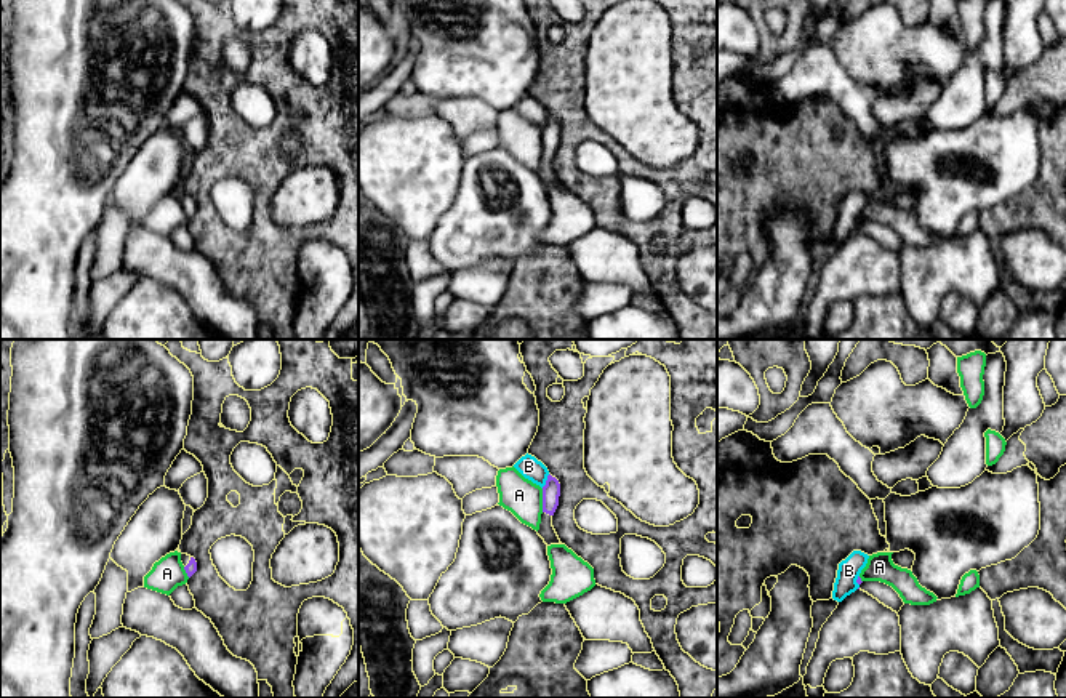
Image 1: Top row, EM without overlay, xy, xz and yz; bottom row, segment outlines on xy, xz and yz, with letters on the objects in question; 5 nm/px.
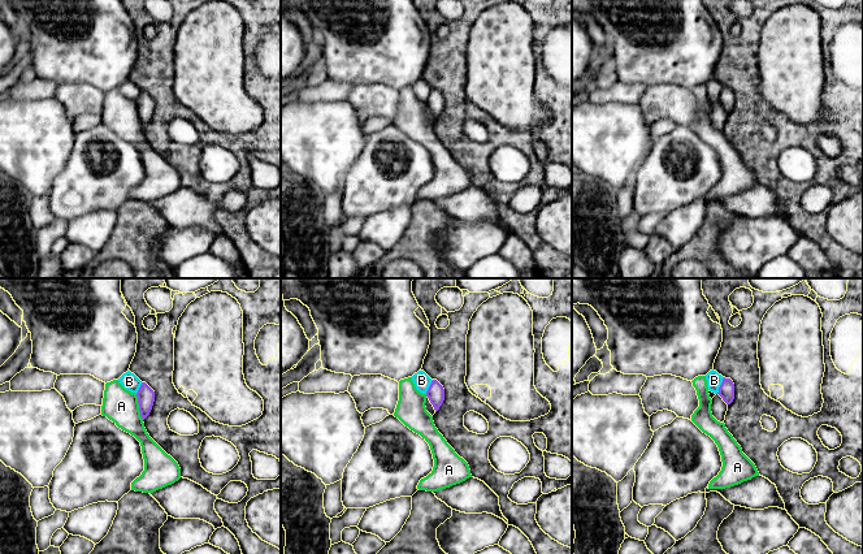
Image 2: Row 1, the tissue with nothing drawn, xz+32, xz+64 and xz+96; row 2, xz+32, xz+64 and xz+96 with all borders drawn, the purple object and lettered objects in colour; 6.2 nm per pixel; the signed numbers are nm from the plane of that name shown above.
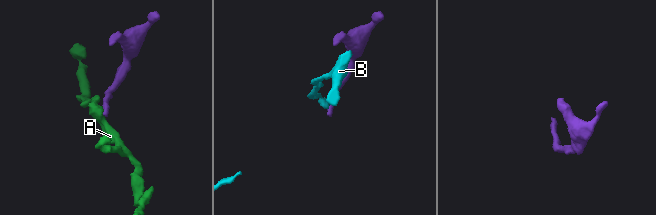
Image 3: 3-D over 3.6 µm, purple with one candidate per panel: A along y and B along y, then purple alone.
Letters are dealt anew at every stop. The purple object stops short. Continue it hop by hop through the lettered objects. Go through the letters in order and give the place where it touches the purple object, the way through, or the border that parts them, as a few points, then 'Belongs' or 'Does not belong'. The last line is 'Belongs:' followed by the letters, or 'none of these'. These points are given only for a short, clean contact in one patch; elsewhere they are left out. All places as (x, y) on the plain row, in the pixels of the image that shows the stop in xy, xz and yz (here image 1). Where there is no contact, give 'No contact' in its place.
A: Touches purple at xz (543, 141). Boundary: xz (541, 130), (543, 152). Does not belong
B: Touches purple at xz (546, 122). Boundary: xz (549, 116), (541, 128). Does not belong
Belongs: none of these

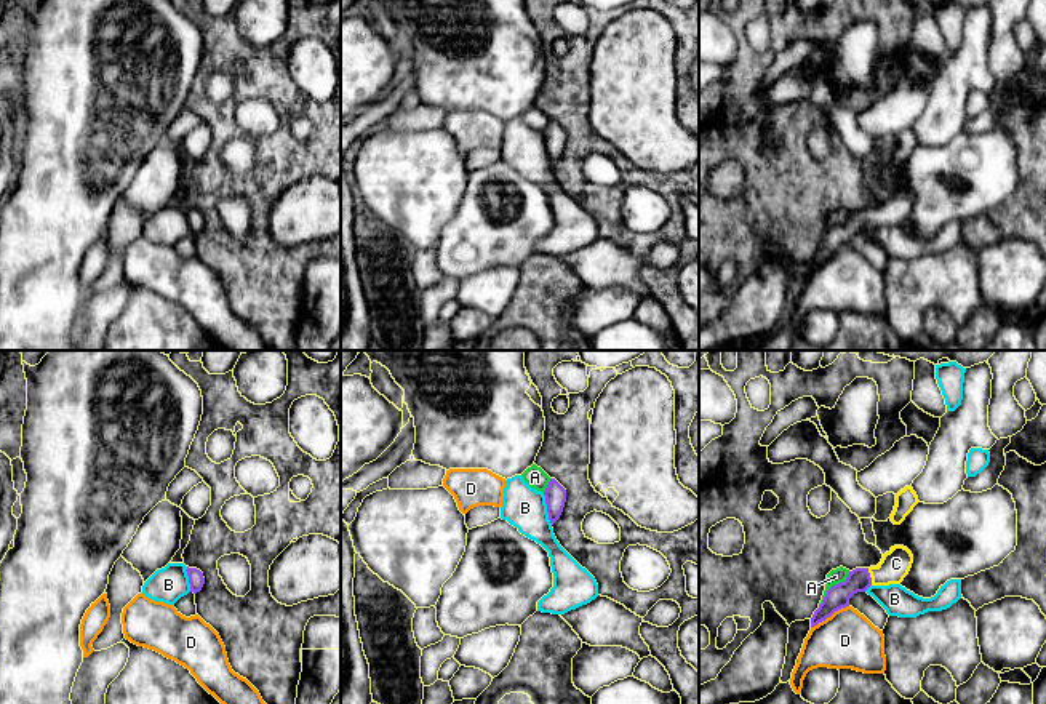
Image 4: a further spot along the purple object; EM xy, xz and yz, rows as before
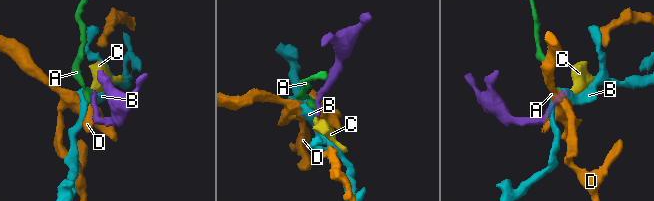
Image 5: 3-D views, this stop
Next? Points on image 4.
A: Touches purple at yz (832, 228). Boundary: yz (850, 213), (843, 223), (835, 224), (827, 232), (819, 247). Does not belong
B: Touches purple at xz (547, 151). Boundary: xz (542, 135), (547, 160), (552, 165). Does not belong
C: Touches purple at yz (869, 218). Path across: yz (837, 239), (858, 221), (869, 218), (883, 216), (896, 205). Belongs
D: Touches purple at yz (829, 258). Boundary: yz (848, 247), (835, 252), (811, 269). Does not belong
Belongs: C

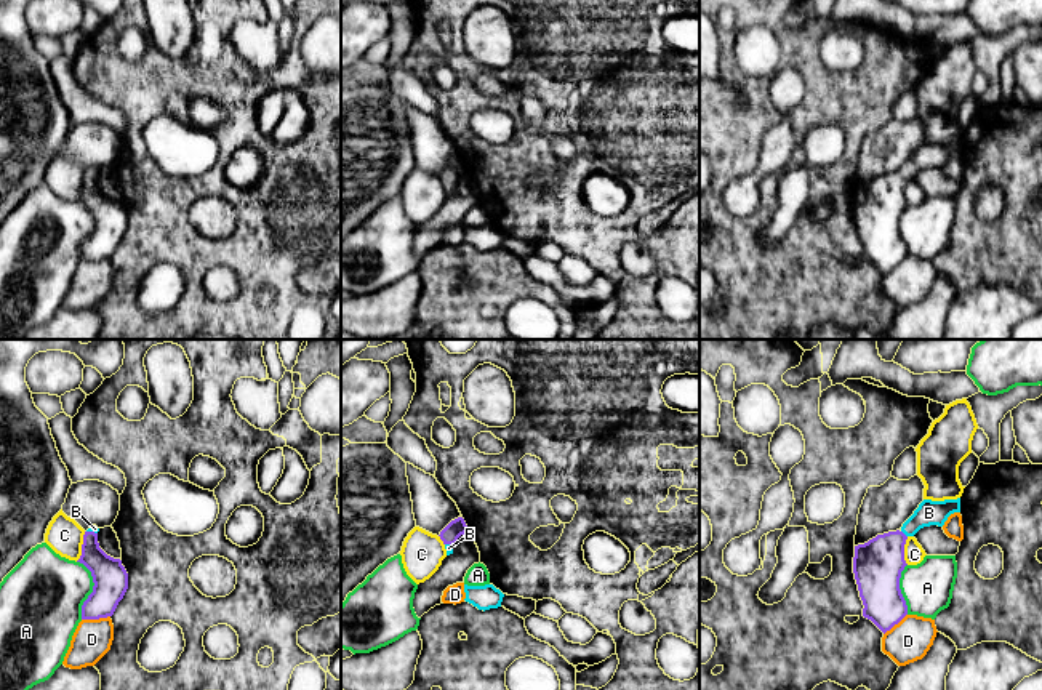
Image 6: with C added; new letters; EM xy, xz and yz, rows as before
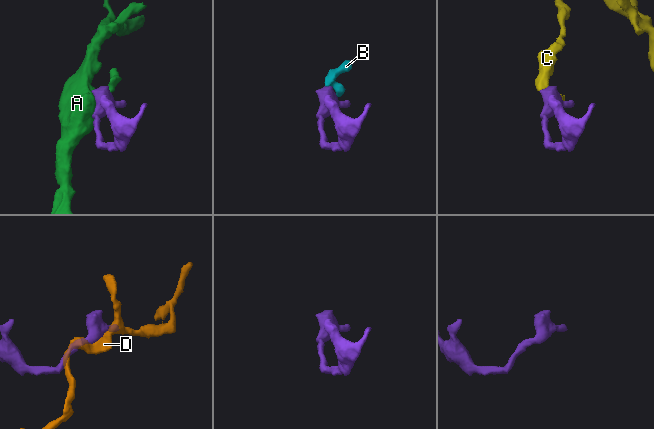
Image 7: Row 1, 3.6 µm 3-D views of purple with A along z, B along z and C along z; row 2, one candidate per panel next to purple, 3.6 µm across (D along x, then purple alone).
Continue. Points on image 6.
A: Touches purple at xy (93, 231). Does not belong
B: Touches purple at yz (903, 175). Path across: yz (877, 205), (903, 175), (929, 154). Belongs
C: Touches purple at xy (82, 188). Boundary: xy (85, 173), (82, 196), (76, 202). Does not belong
D: Touches purple at xy (95, 260). Does not belong
Belongs: B

